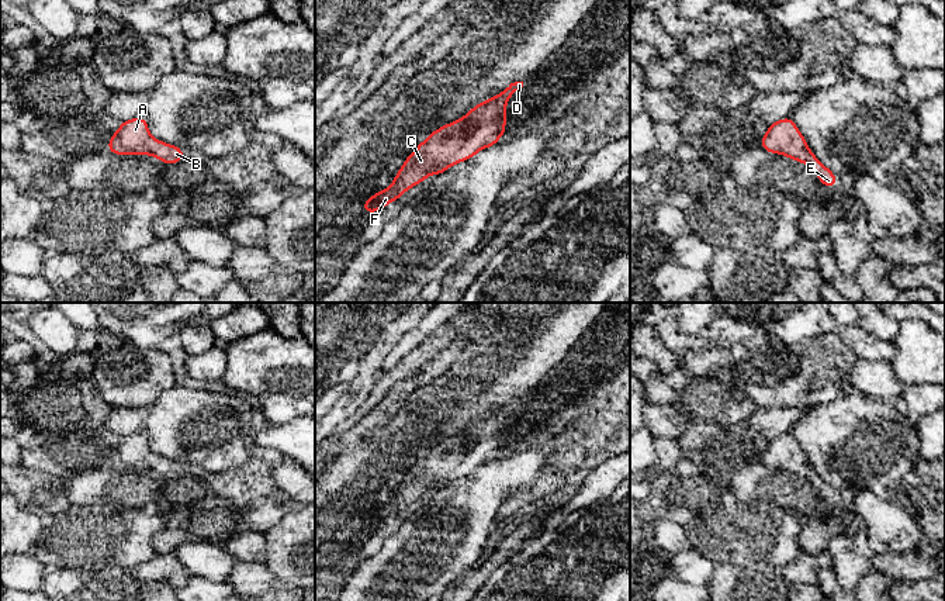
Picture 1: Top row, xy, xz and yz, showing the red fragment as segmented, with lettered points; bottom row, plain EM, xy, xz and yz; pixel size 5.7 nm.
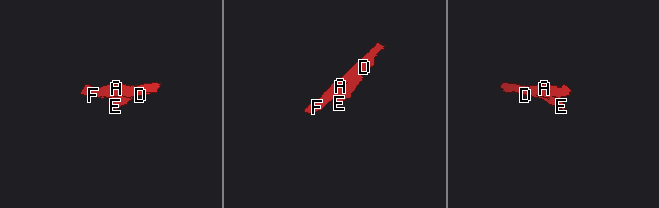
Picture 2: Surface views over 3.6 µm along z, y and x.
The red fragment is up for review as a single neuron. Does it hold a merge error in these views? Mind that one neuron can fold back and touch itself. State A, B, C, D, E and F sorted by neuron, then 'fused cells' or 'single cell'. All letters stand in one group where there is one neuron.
groups A B C D E F; single cell

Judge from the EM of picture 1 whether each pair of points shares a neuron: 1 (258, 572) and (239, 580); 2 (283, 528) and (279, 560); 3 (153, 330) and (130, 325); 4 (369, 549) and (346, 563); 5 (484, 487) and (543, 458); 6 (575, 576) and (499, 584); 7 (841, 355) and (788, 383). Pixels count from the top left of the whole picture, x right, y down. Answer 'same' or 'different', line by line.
1: same
2: same
3: same
4: same
5: same
6: same
7: same

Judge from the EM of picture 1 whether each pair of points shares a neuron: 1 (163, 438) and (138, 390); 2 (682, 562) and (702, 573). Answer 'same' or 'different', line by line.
1: different
2: same

